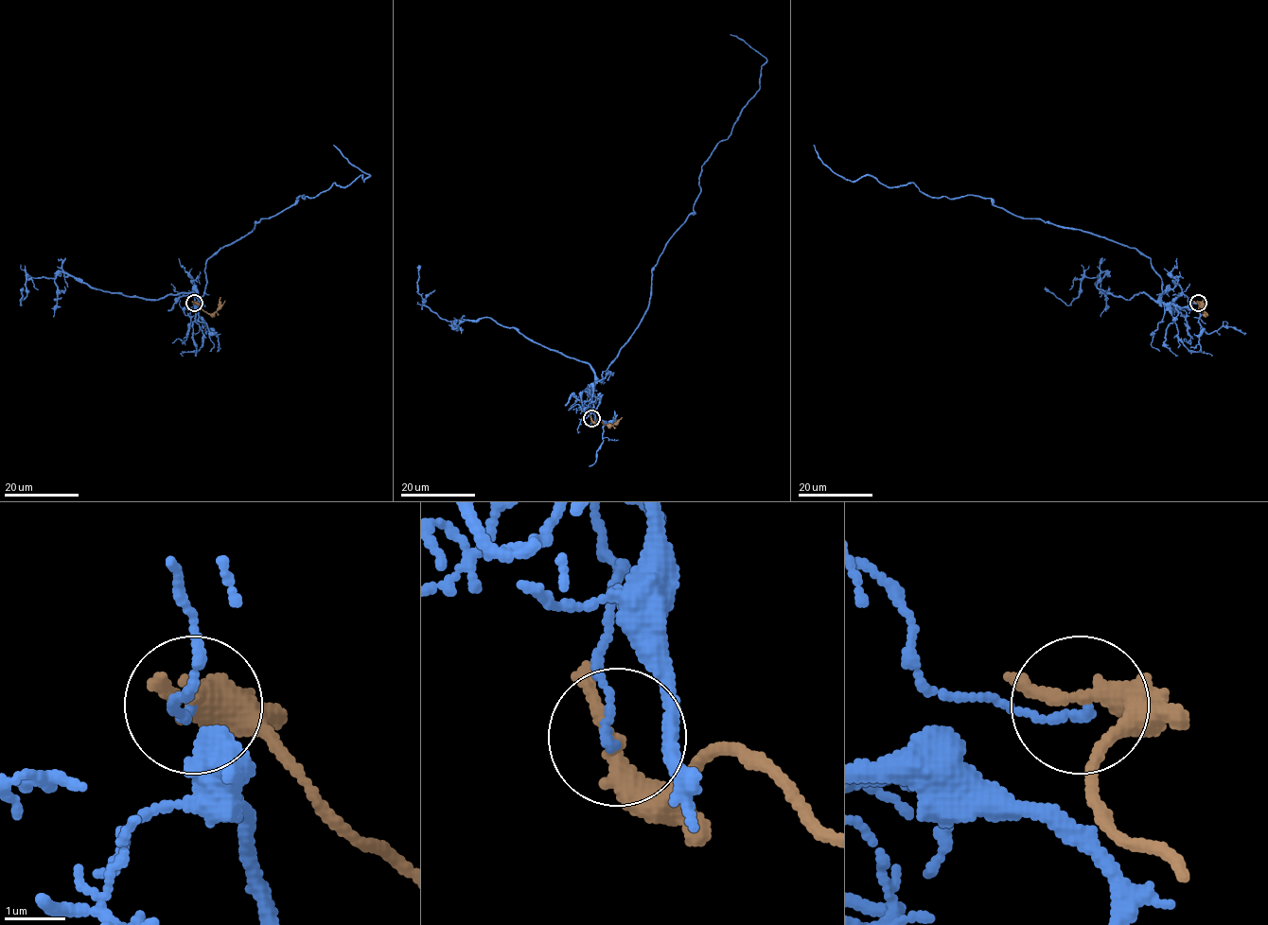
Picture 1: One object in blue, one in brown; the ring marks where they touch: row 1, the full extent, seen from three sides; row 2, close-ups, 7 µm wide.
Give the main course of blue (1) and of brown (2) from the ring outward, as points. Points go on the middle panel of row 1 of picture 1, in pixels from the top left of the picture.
1: (591, 418), (590, 388), (647, 307), (651, 270), (692, 213), (703, 163), (759, 89), (766, 61), (730, 34)
2: (591, 418), (599, 419), (604, 424), (617, 424)

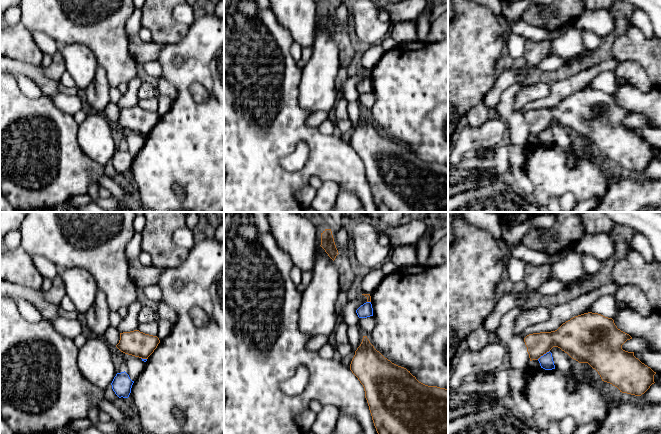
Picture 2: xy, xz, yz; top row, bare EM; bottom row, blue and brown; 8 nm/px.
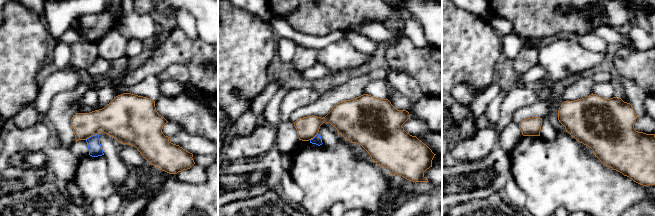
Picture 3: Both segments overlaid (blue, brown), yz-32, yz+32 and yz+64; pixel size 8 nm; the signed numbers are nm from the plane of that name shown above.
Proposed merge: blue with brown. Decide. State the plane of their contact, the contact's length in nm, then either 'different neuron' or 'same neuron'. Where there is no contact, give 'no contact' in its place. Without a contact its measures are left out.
yz | 130 nm | different neuron

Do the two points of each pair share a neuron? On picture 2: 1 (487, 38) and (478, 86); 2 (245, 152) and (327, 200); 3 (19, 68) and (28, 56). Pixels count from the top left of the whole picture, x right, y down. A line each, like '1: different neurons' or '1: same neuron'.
1: same neuron
2: different neurons
3: different neurons

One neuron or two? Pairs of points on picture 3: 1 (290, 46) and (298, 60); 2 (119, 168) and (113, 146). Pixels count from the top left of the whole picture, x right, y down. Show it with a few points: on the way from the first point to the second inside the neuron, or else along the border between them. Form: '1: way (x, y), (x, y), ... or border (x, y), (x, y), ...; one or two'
1: border (298, 45), (290, 62); two
2: way (115, 163), (113, 151); one

